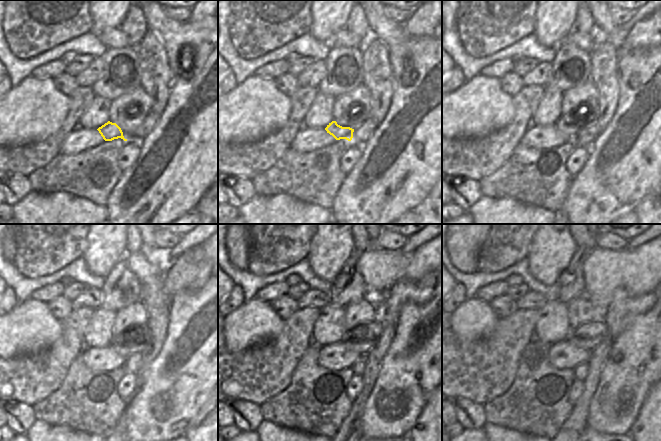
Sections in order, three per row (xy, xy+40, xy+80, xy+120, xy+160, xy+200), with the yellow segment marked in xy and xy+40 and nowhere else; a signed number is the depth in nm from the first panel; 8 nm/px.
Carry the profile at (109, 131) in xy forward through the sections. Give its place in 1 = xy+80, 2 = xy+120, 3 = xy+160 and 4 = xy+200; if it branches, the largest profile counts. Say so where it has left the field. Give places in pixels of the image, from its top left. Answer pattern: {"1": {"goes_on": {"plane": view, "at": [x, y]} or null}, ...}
{"1": {"goes_on": {"plane": "xy+80", "at": [571, 131]}}, "2": {"goes_on": {"plane": "xy+120", "at": [136, 335]}}, "3": {"goes_on": {"plane": "xy+160", "at": [364, 337]}}, "4": {"goes_on": {"plane": "xy+200", "at": [587, 336]}}}

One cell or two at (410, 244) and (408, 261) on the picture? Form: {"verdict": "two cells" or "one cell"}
{"verdict": "two cells"}

